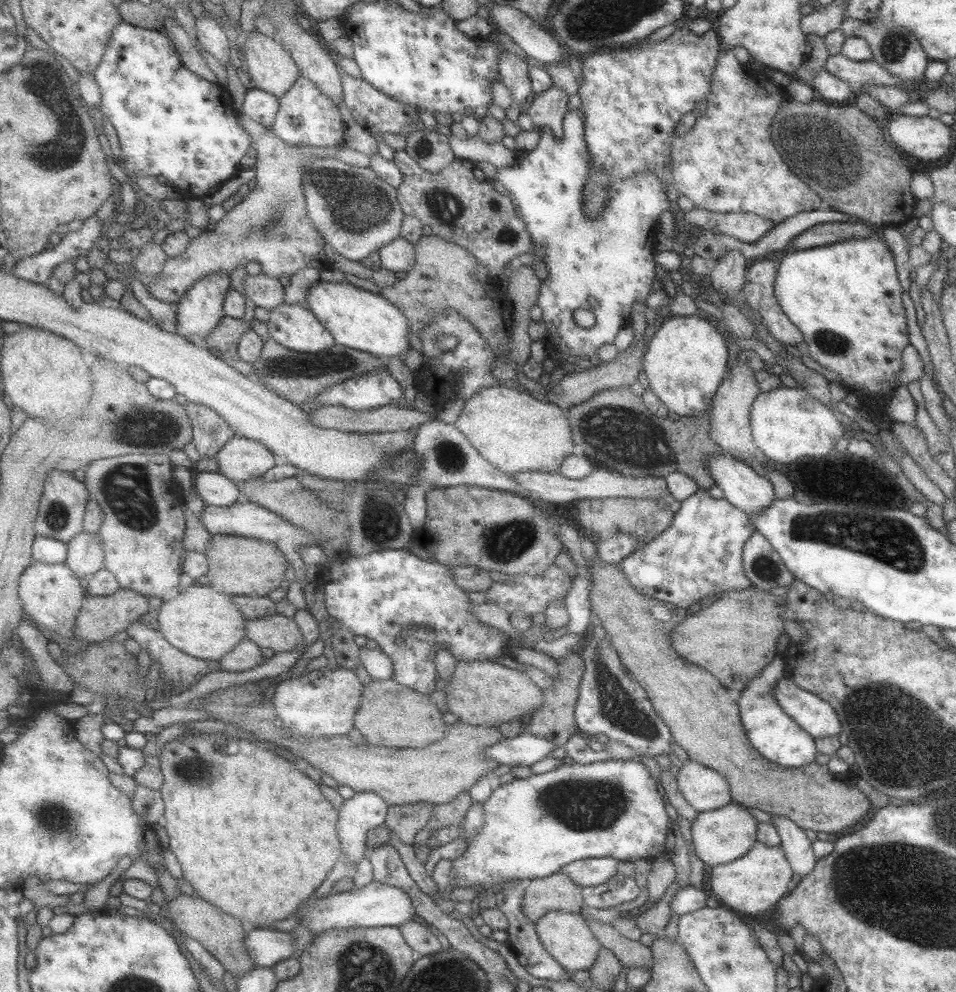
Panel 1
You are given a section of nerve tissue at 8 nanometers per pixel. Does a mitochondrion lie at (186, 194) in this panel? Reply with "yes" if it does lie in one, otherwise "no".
no

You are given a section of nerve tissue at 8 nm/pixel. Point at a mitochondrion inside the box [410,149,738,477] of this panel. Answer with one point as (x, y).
(624, 440)

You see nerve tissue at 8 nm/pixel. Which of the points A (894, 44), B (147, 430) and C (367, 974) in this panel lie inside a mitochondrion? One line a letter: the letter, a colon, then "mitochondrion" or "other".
A: mitochondrion
B: mitochondrion
C: mitochondrion

